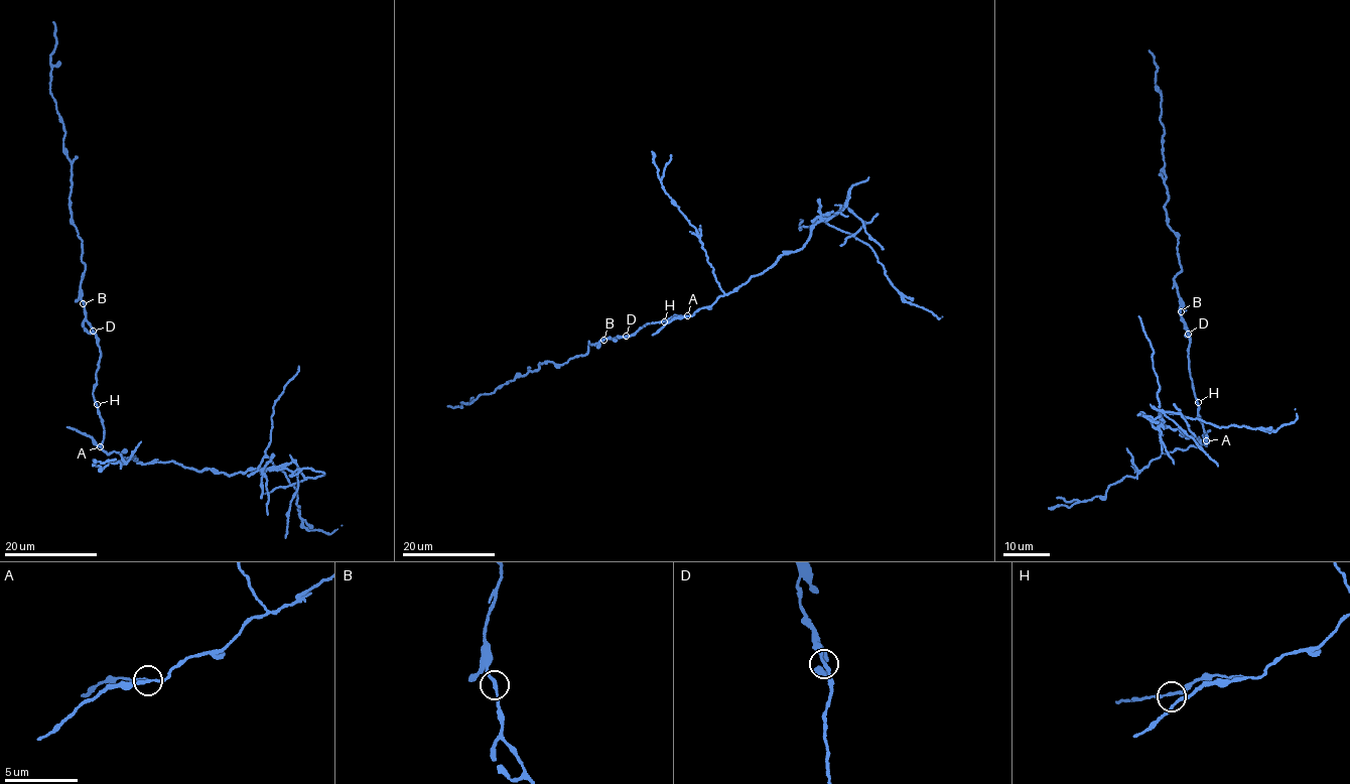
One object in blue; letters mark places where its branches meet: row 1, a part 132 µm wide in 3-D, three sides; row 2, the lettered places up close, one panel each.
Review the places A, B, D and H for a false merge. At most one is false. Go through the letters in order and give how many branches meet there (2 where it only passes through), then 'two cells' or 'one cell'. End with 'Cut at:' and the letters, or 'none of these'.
A: 3 | two cells
B: 2 | one cell
D: 3 | one cell
H: 2 | one cell
Cut at: A

